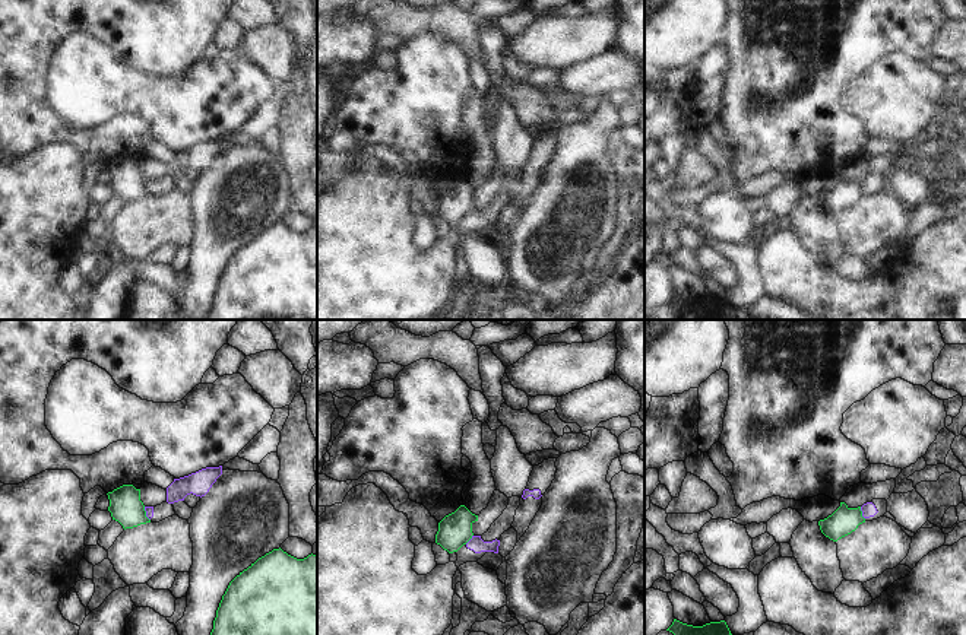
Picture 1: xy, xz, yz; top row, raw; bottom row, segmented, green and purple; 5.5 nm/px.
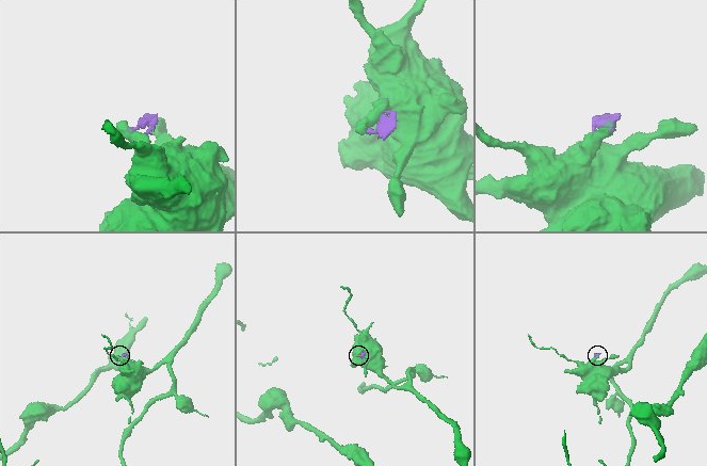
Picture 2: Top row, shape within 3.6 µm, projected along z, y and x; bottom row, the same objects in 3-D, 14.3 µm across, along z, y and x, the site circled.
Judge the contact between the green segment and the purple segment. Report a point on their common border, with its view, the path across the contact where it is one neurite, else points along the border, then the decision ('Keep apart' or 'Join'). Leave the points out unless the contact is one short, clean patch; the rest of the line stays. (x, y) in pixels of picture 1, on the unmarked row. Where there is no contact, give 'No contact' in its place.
Touches green at yz (861, 186). Boundary: yz (860, 180), (864, 191). Keep apart

